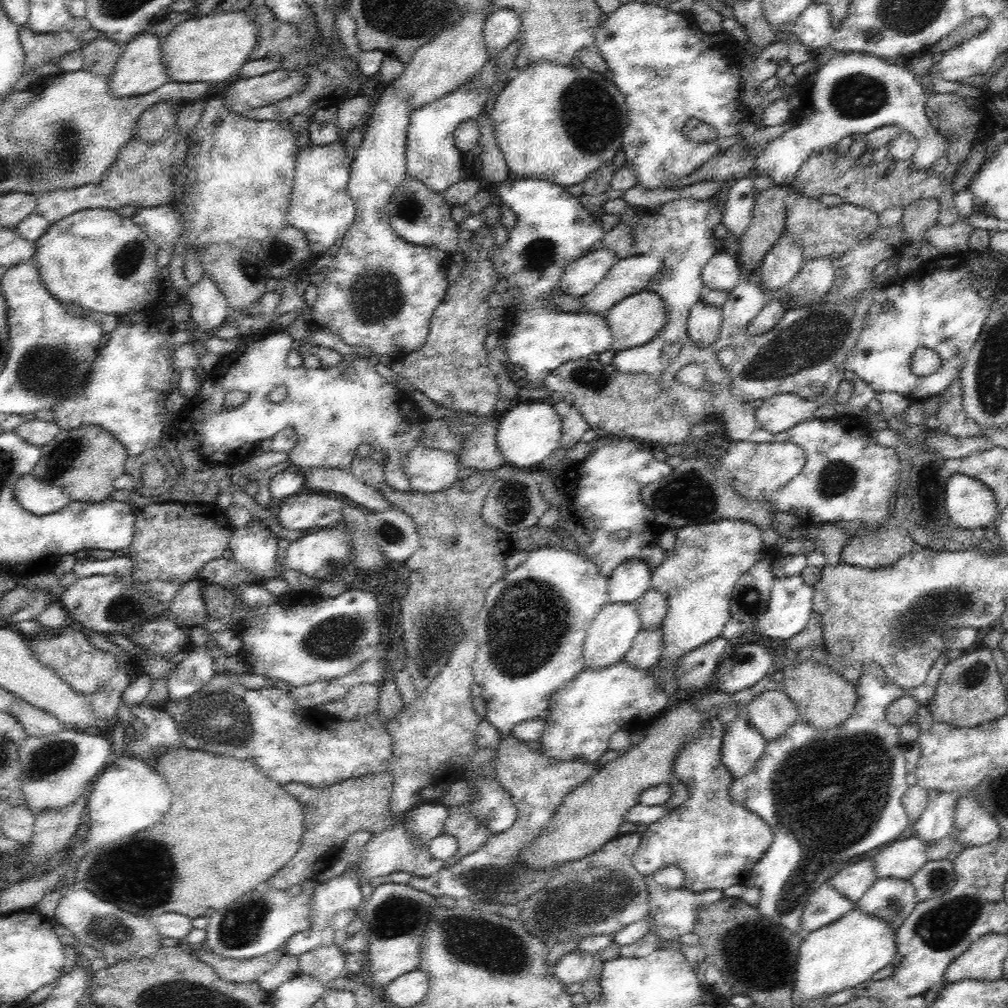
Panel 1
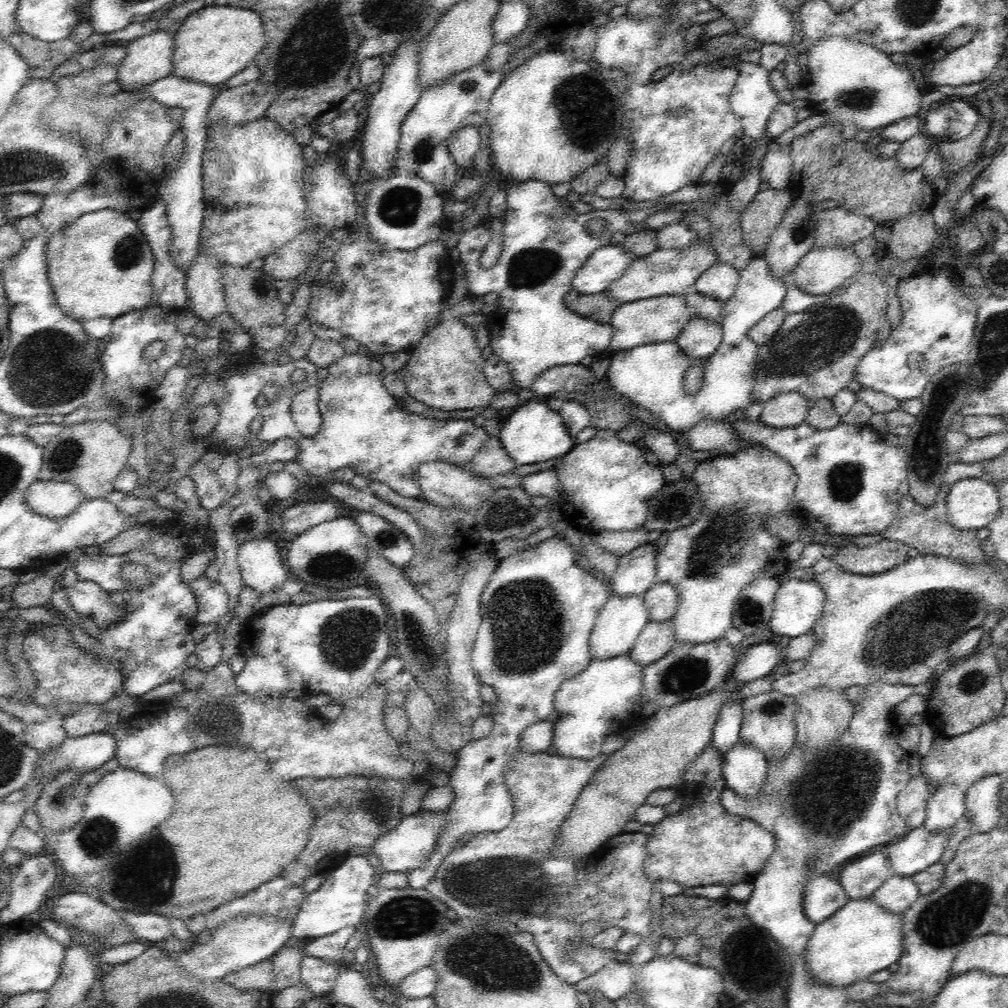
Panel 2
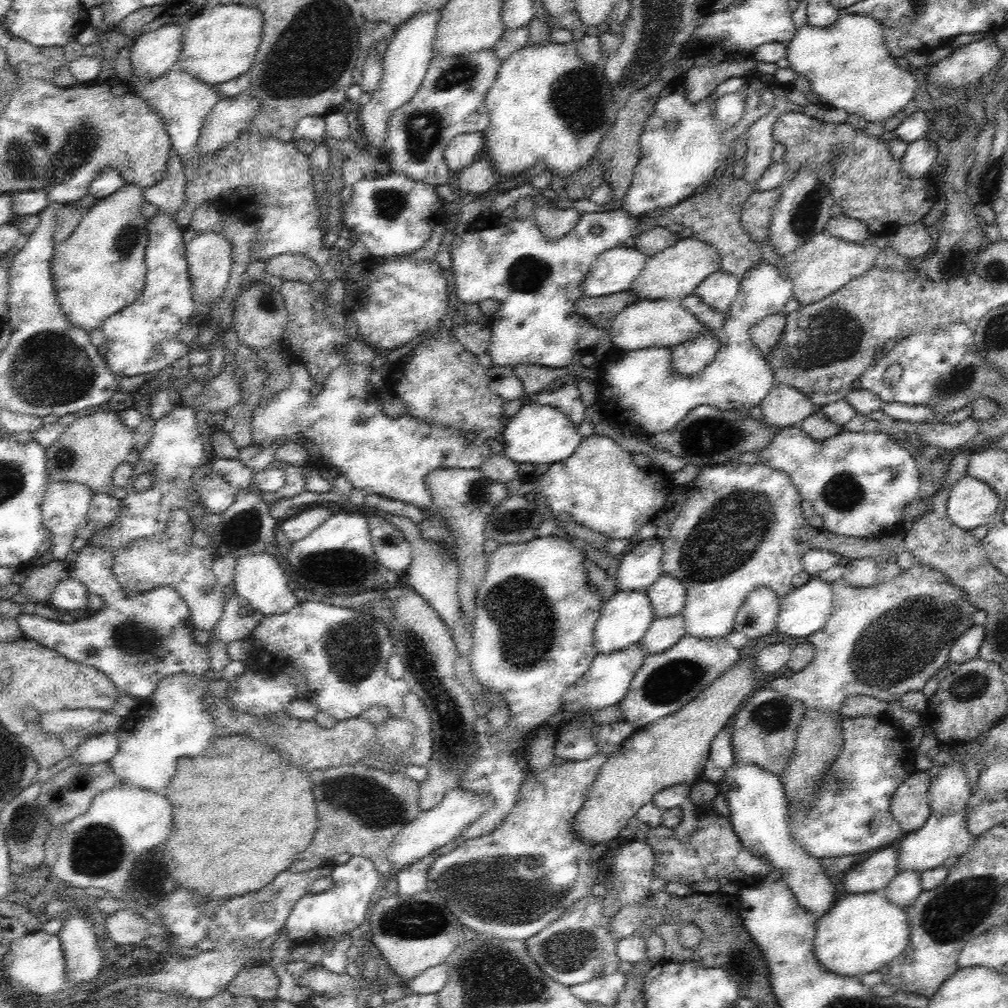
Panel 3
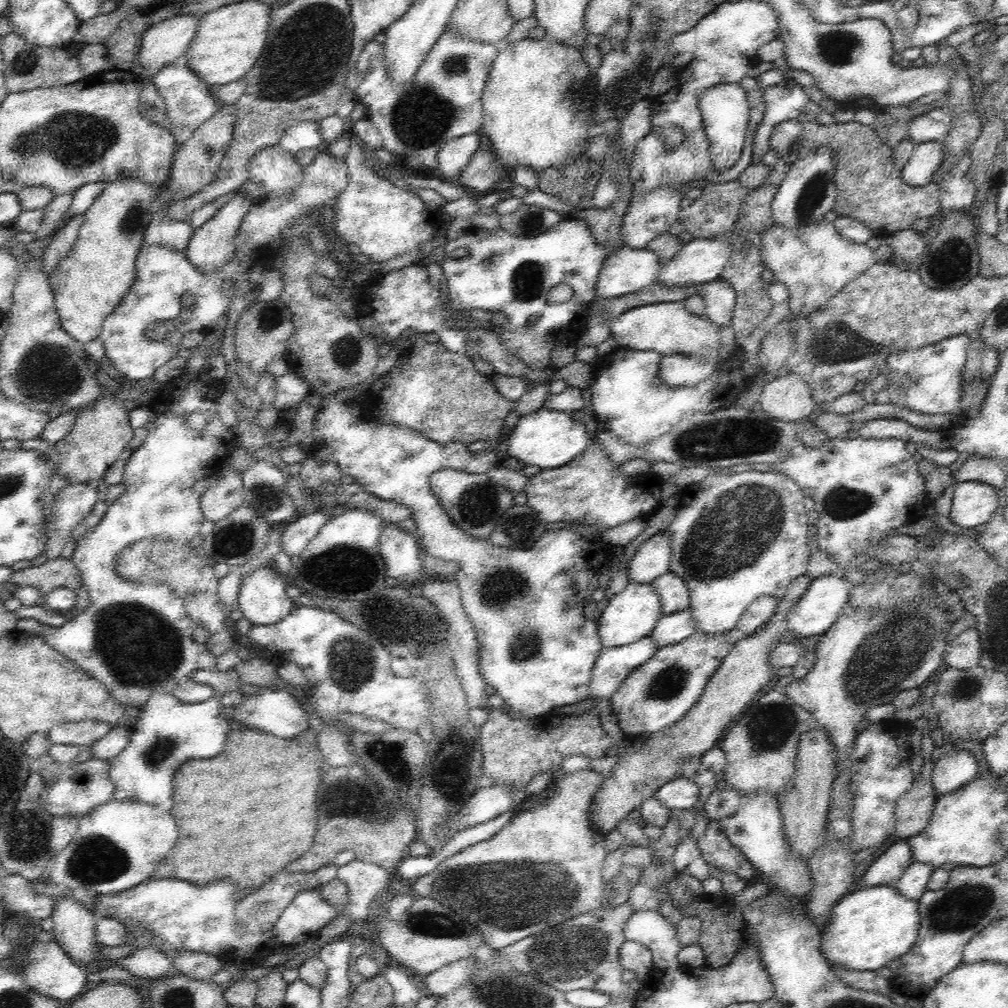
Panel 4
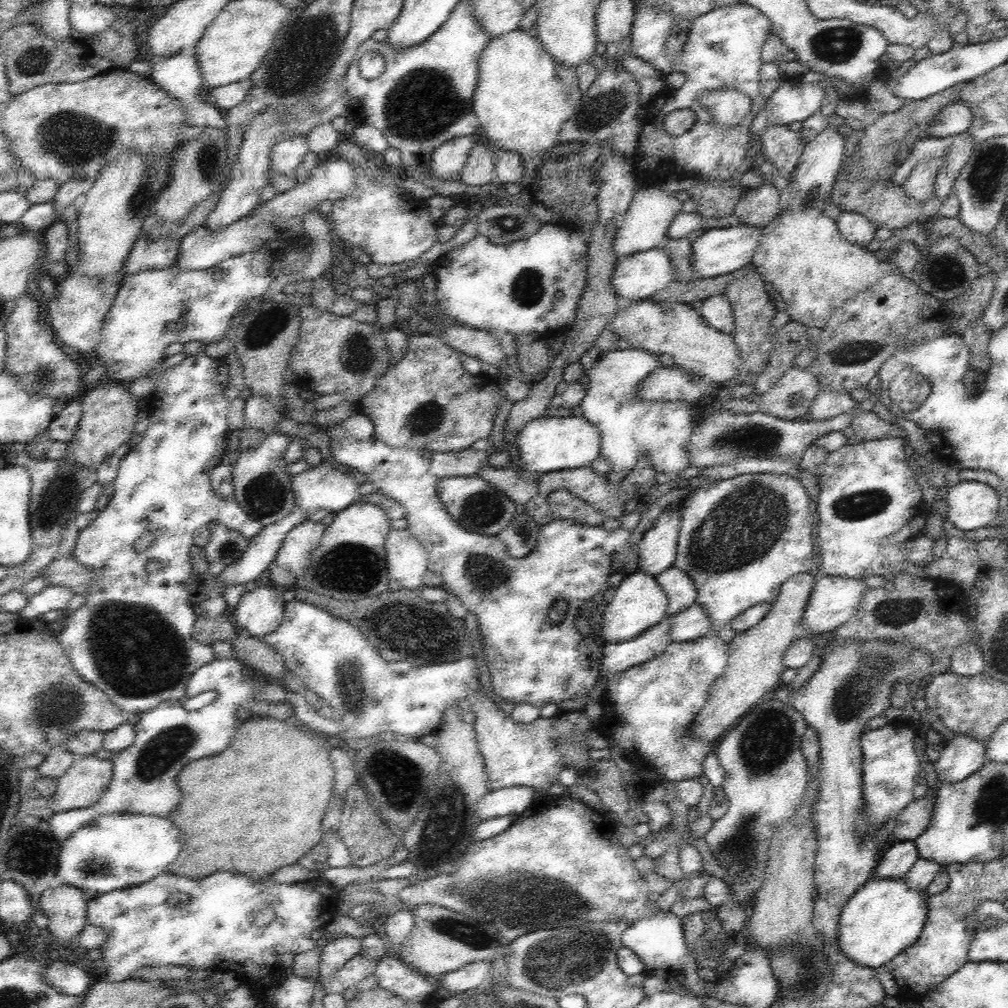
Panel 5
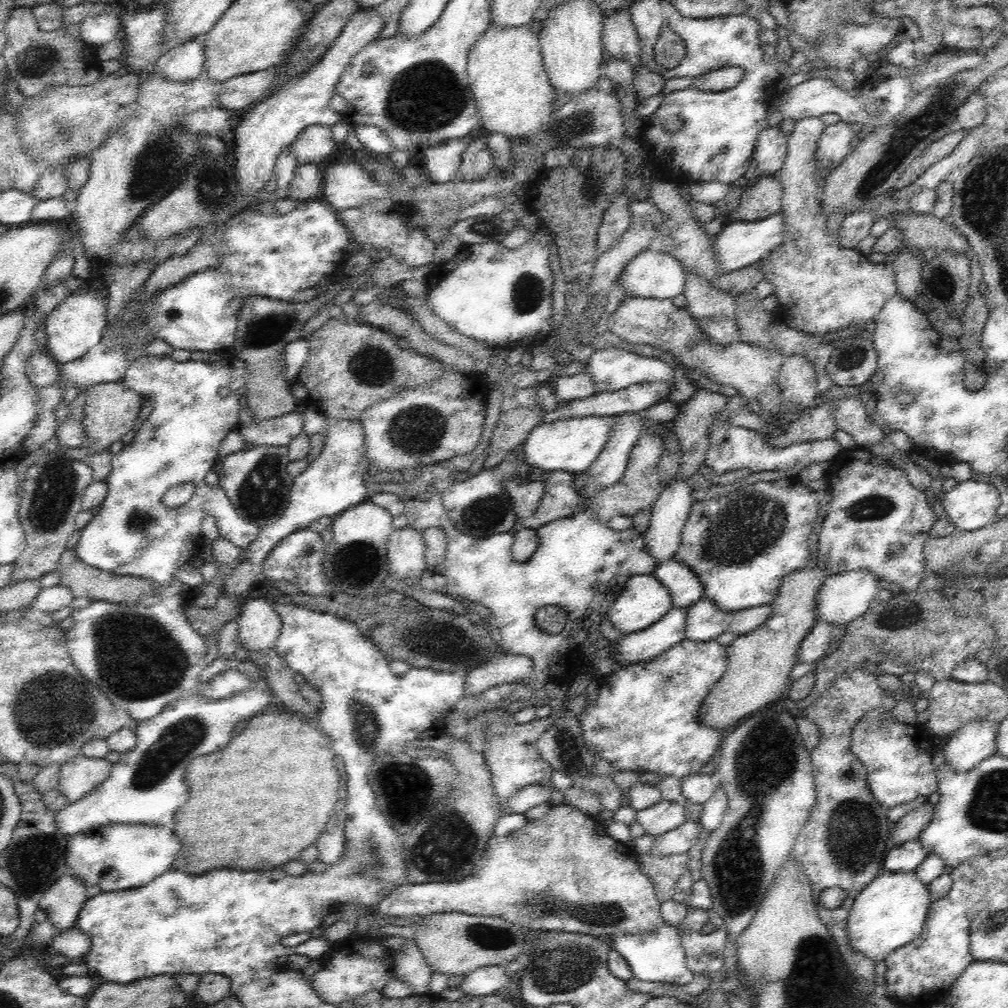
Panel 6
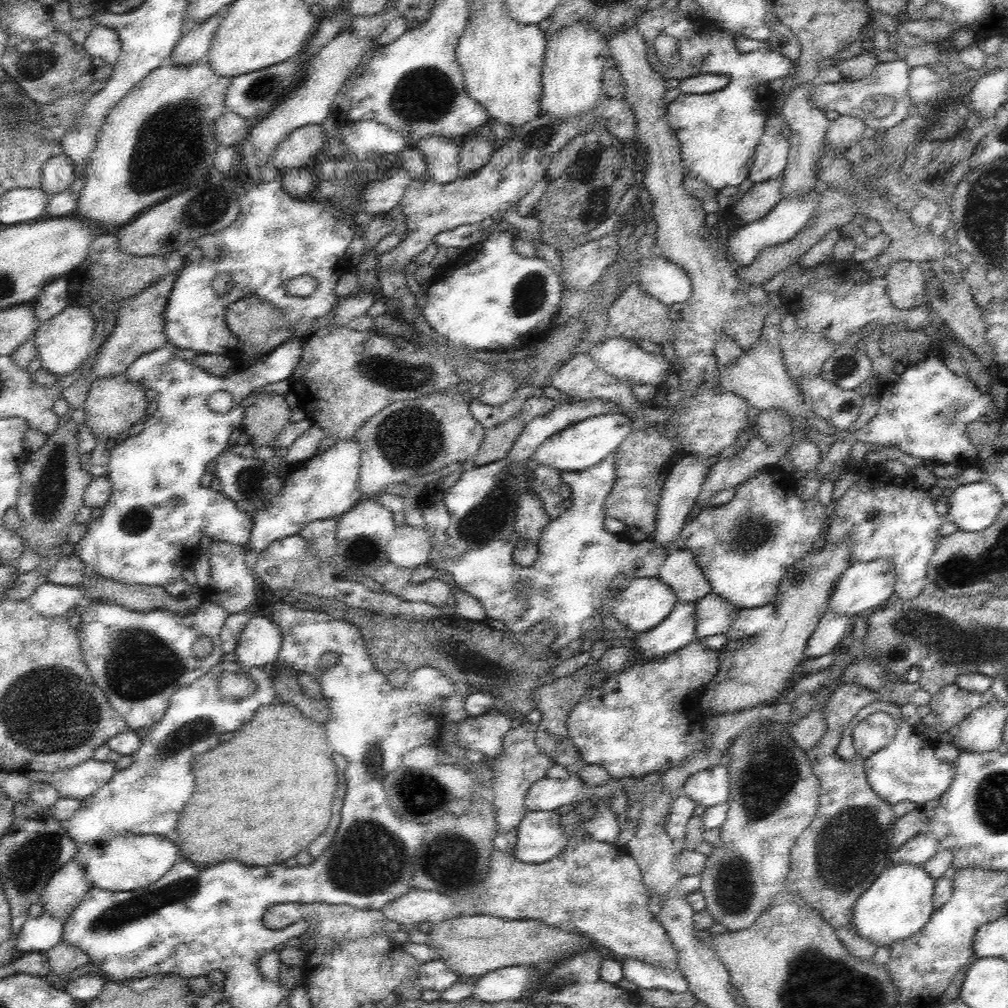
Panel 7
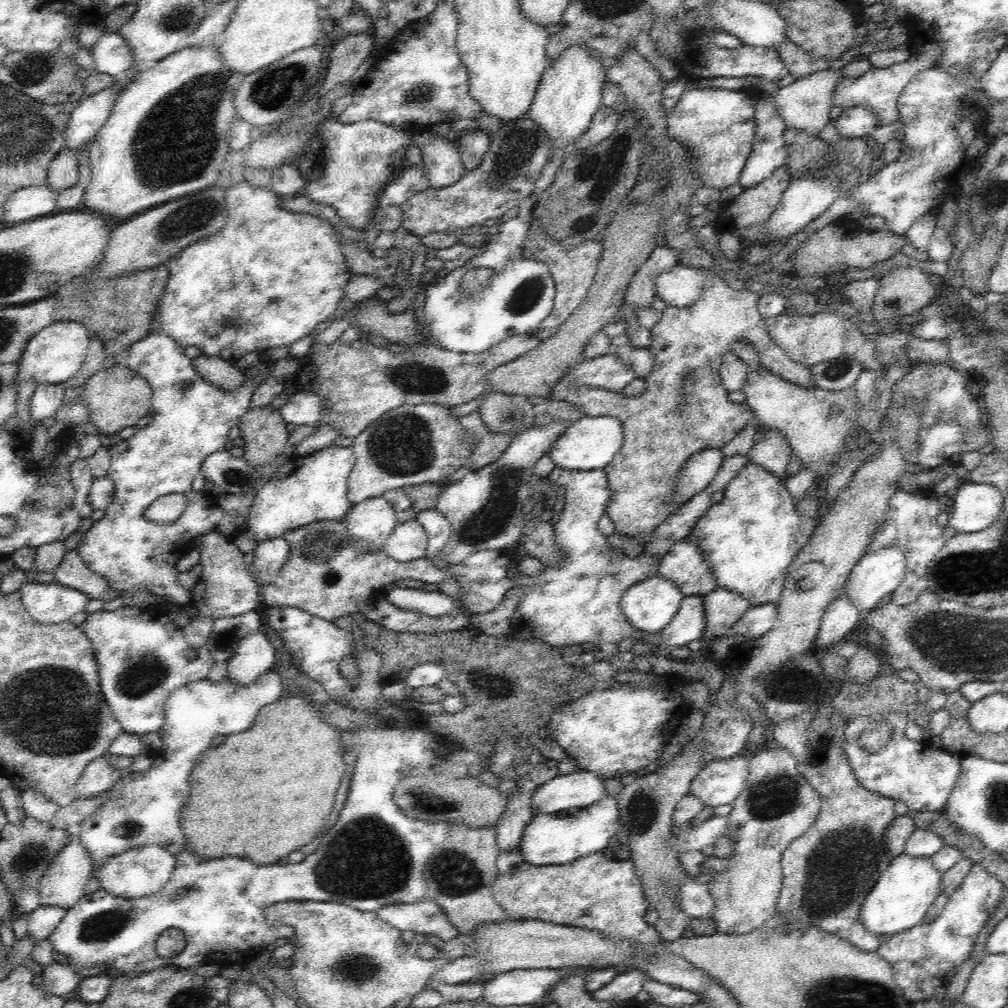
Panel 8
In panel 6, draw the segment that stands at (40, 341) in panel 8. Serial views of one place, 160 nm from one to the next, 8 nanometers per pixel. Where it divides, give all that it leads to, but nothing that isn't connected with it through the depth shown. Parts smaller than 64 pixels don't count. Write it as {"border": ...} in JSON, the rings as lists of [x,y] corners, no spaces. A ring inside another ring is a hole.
{"border":[[[104,287],[101,291],[92,289],[84,289],[79,293],[66,294],[66,298],[59,303],[45,317],[45,333],[47,338],[47,349],[49,355],[57,362],[63,365],[72,360],[84,356],[106,333],[108,324],[106,318],[108,316],[108,291]]]}

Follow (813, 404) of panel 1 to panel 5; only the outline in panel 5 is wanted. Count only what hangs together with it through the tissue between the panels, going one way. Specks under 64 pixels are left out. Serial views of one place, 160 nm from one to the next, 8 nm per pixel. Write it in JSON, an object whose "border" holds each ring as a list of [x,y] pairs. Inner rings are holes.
{"border":[[[789,368],[772,388],[762,392],[759,410],[784,419],[805,418],[820,383],[809,368]]]}

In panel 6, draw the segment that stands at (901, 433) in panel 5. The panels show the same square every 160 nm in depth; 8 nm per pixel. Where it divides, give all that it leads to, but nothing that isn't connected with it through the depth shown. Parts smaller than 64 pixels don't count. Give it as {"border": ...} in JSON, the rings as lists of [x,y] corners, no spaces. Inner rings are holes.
{"border":[[[860,394],[838,398],[834,418],[840,430],[853,436],[857,447],[868,447],[884,436],[882,426],[866,413]]]}

